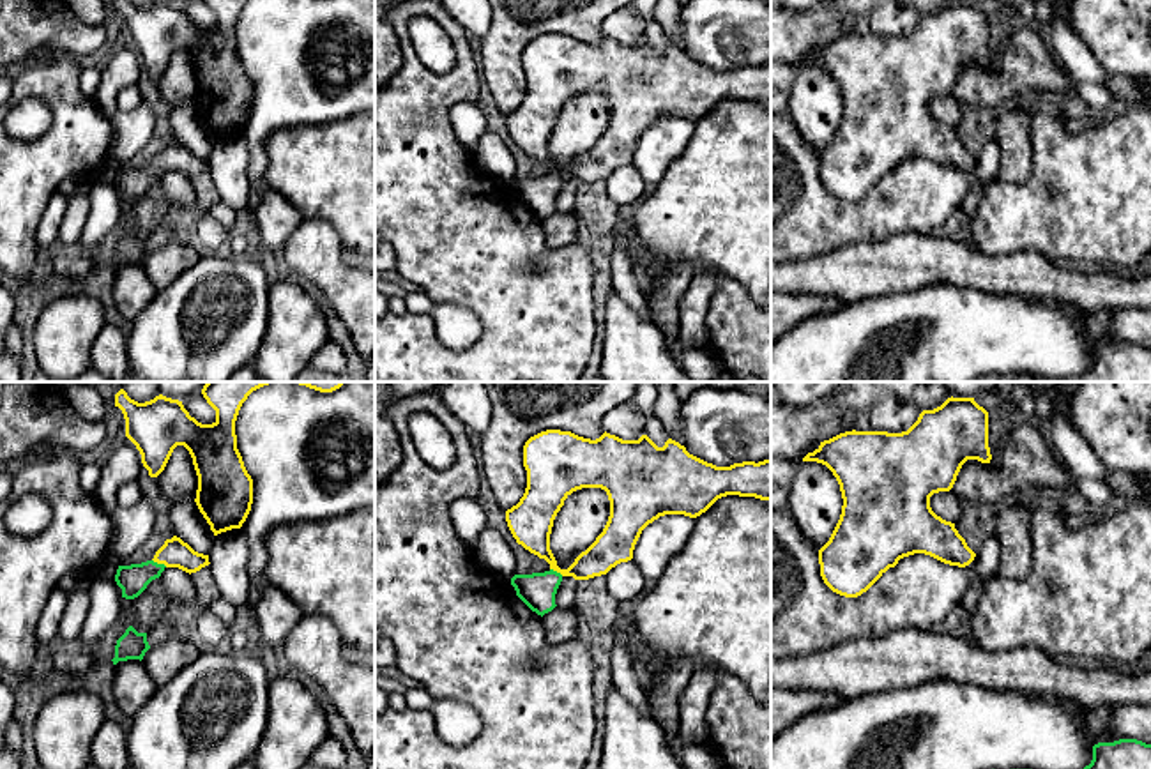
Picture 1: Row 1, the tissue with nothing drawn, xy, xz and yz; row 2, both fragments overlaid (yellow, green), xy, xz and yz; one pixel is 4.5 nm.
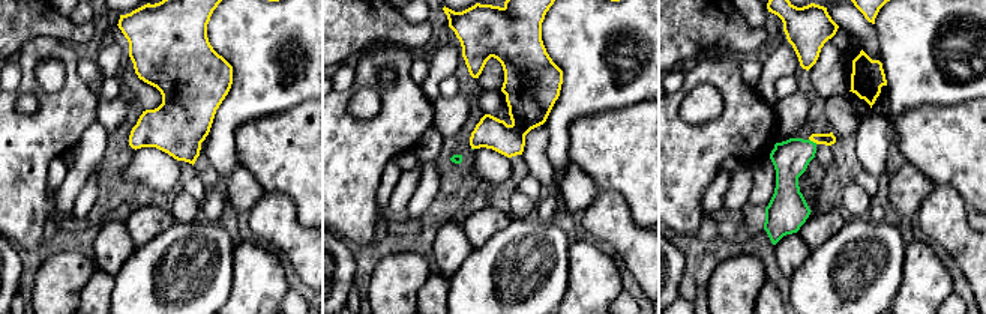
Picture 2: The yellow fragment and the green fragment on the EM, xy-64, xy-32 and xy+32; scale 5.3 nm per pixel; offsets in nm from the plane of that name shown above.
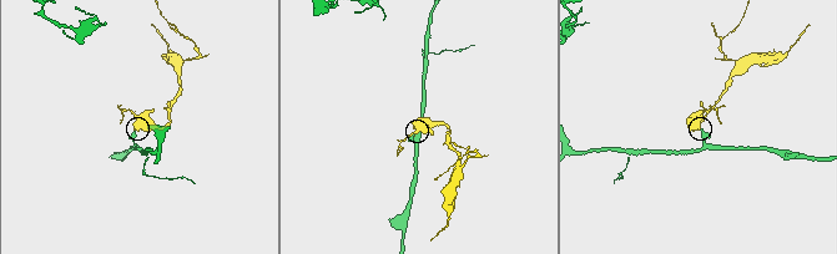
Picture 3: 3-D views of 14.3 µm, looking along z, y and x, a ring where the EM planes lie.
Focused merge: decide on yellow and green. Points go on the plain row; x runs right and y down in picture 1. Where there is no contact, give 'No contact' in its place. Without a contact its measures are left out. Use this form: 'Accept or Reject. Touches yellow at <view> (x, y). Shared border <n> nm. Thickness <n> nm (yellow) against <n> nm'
Accept. Touches yellow at xy (160, 167). Shared border 80 nm. Thickness 130 nm (yellow) against 140 nm

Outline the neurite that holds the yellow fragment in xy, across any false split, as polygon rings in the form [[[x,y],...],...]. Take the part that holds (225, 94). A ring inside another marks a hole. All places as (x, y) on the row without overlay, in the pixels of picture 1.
[[[115,0],[126,23],[126,41],[141,58],[150,81],[157,81],[173,53],[184,49],[198,80],[196,110],[214,140],[240,133],[253,108],[253,83],[237,53],[235,25],[248,0],[203,0],[216,14],[212,28],[202,28],[182,5],[156,0],[138,7]]]

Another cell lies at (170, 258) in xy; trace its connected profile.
[[[166,240],[143,260],[143,270],[157,290],[172,285],[184,270],[191,269],[202,255],[182,240]]]

